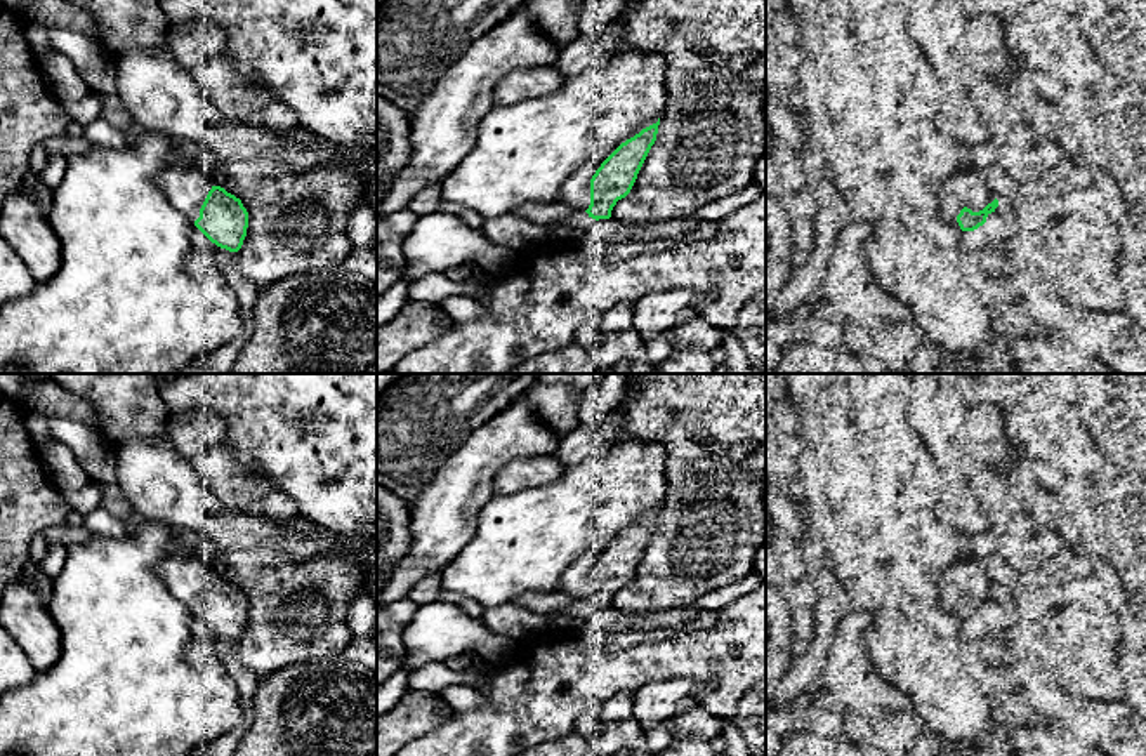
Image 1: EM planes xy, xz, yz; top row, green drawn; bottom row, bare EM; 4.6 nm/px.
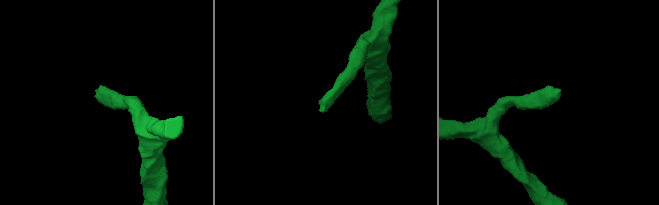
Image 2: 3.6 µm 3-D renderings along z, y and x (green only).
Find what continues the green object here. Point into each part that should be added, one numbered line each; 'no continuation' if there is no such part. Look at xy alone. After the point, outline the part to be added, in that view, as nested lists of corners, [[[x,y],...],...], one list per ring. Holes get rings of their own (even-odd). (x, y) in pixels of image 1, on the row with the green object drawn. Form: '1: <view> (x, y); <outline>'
1: xy (188, 185); [[[182,163],[165,169],[156,184],[174,207],[193,221],[200,217],[200,209],[214,186],[207,163]]]

